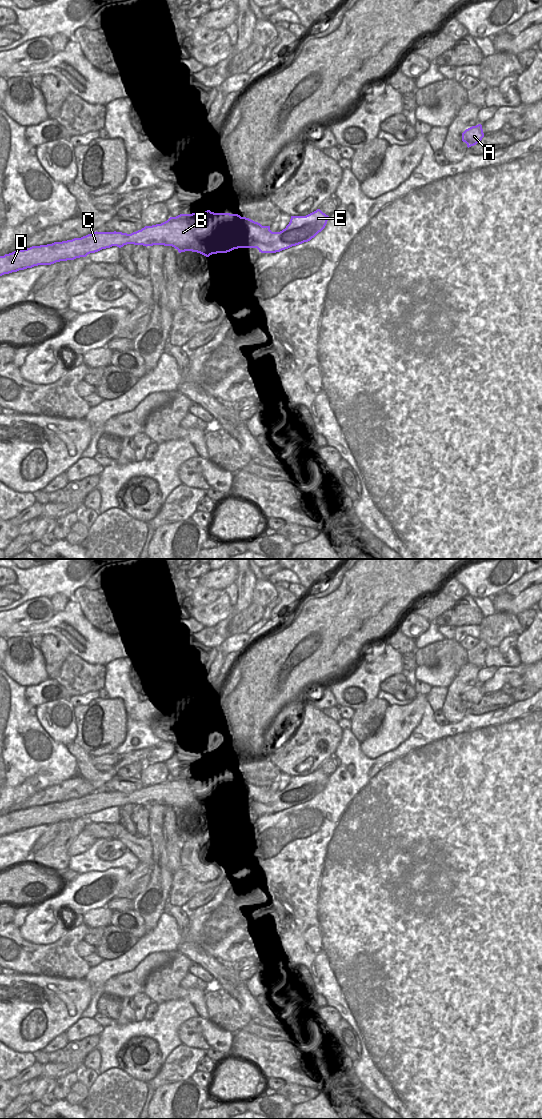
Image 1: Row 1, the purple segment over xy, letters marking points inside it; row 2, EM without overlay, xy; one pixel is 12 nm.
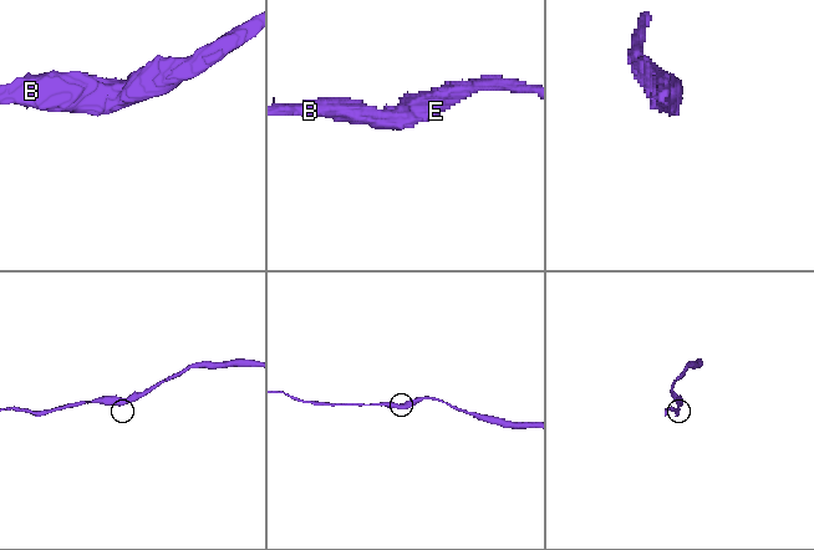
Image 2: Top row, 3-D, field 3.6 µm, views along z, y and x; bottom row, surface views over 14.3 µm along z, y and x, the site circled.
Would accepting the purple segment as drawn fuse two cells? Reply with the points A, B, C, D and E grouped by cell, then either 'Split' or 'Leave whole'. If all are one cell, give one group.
Groups: A B C D E. Leave whole

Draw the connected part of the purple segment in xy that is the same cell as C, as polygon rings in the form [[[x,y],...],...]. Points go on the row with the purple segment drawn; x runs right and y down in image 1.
[[[317,209],[306,216],[291,216],[290,222],[285,229],[280,232],[272,232],[270,226],[262,226],[260,223],[246,217],[241,217],[238,214],[214,213],[210,210],[192,214],[180,214],[176,217],[170,217],[161,224],[145,226],[141,230],[131,234],[116,231],[96,231],[81,238],[32,246],[5,254],[4,256],[0,256],[0,276],[38,265],[51,265],[60,261],[86,257],[88,254],[102,249],[112,246],[121,248],[127,244],[143,245],[146,247],[153,245],[172,246],[179,253],[192,251],[206,257],[217,253],[227,253],[238,248],[257,248],[261,253],[276,253],[310,241],[325,228],[328,219],[328,215]]]

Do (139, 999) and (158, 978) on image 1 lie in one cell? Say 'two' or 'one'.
two

